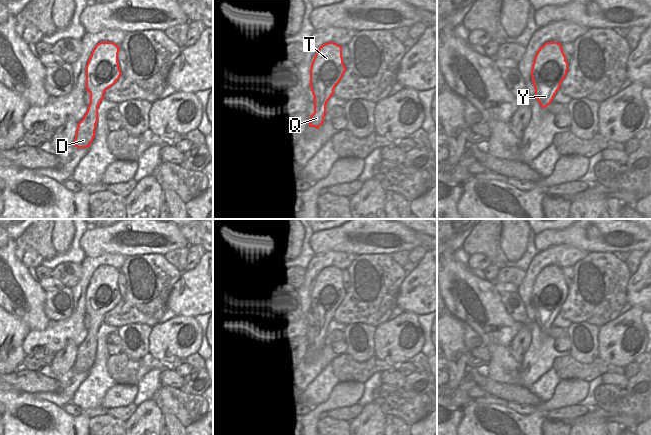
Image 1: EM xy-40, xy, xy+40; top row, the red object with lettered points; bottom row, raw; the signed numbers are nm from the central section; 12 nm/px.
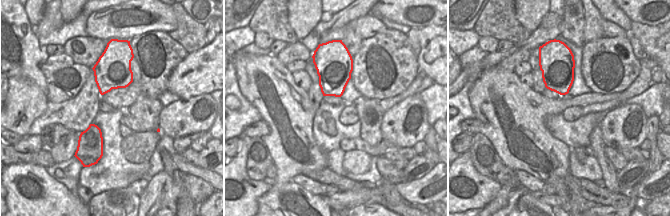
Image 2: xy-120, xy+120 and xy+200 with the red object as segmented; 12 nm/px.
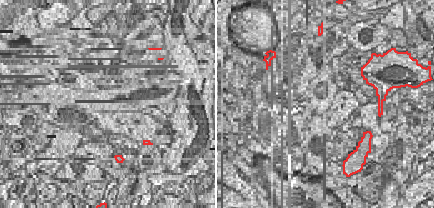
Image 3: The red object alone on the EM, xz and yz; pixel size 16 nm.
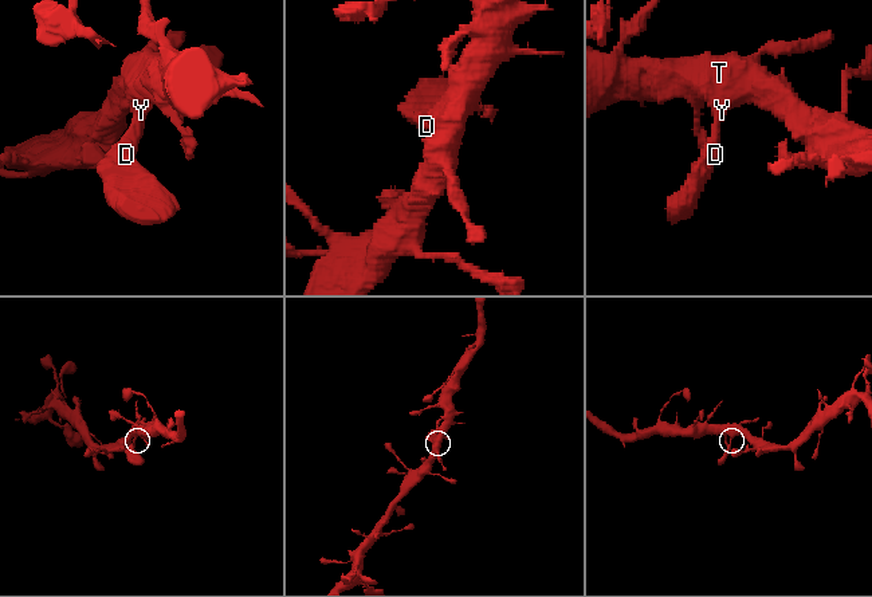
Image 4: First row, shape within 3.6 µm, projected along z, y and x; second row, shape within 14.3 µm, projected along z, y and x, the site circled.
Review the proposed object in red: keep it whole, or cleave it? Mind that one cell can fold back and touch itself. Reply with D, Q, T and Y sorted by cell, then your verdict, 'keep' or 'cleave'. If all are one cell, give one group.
D Q T Y; keep

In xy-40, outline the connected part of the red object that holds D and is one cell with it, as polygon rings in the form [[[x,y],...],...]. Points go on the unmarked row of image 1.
[[[100,266],[87,286],[86,314],[90,317],[90,327],[76,353],[73,369],[77,372],[90,371],[95,361],[98,331],[104,323],[104,317],[122,298],[118,286],[119,273],[113,266]]]

